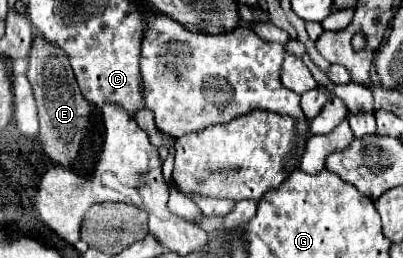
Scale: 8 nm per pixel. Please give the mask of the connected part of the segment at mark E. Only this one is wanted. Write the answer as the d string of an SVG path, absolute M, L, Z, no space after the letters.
M35 38L29 54L27 78L33 86L39 108L39 142L51 160L55 160L63 168L71 168L73 160L79 156L85 136L93 132L93 112L89 102L79 92L79 86L73 78L73 70L69 66L69 58L65 58L61 50L57 50L57 46L45 46L41 38Z

